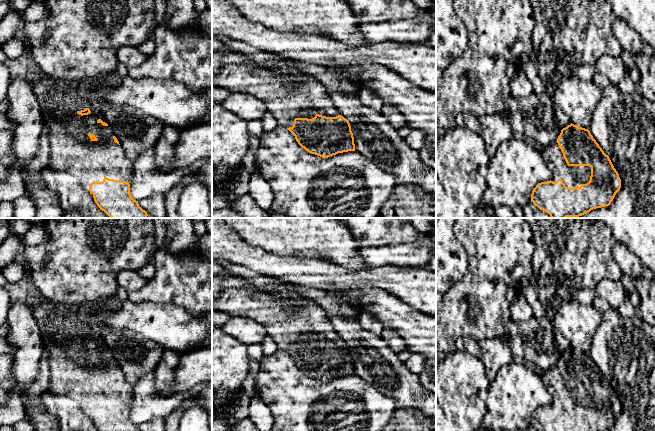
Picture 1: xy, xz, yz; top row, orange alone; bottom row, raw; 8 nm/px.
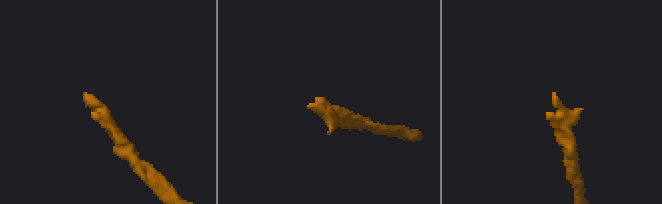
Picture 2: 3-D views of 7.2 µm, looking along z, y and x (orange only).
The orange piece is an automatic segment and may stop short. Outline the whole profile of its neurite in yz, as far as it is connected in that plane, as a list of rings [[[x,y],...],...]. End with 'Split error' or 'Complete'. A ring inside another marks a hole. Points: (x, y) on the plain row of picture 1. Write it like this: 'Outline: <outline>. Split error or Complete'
Outline: [[[571,347],[561,354],[554,368],[543,372],[541,378],[553,400],[550,405],[538,407],[533,413],[531,426],[537,431],[605,431],[611,428],[621,412],[618,396],[588,353]]]. Split error

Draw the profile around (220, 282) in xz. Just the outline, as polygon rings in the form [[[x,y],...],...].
[[[234,273],[212,274],[212,300],[218,297],[223,291],[236,288],[248,291],[263,291],[251,283],[251,279],[244,278]]]

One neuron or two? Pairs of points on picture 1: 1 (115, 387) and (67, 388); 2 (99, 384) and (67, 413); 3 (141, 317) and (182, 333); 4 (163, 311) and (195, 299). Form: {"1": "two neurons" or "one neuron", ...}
{"1": "one neuron", "2": "two neurons", "3": "one neuron", "4": "two neurons"}

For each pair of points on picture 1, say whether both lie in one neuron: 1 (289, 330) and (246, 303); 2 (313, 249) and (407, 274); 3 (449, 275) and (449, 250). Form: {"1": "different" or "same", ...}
{"1": "same", "2": "different", "3": "same"}

